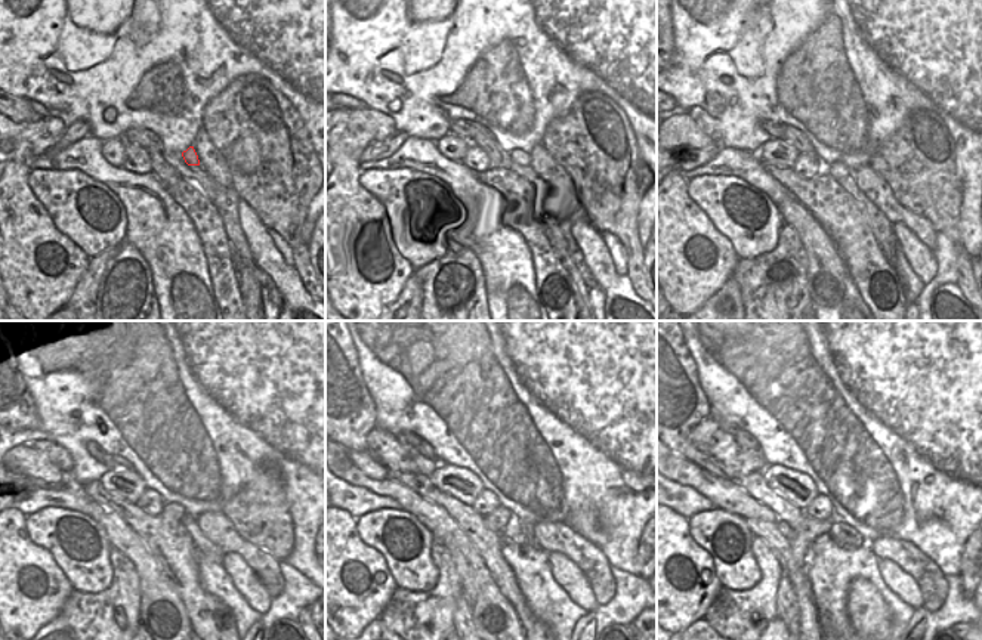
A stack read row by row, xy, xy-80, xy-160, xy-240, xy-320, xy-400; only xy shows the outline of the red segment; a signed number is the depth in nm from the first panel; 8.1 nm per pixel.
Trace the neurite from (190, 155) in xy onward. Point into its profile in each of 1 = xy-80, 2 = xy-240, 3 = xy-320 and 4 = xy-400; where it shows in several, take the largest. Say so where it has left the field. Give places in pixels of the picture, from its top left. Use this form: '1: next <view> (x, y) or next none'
1: next xy-80 (515, 157)
2: next xy-240 (172, 512)
3: next xy-320 (496, 521)
4: next xy-400 (802, 537)

